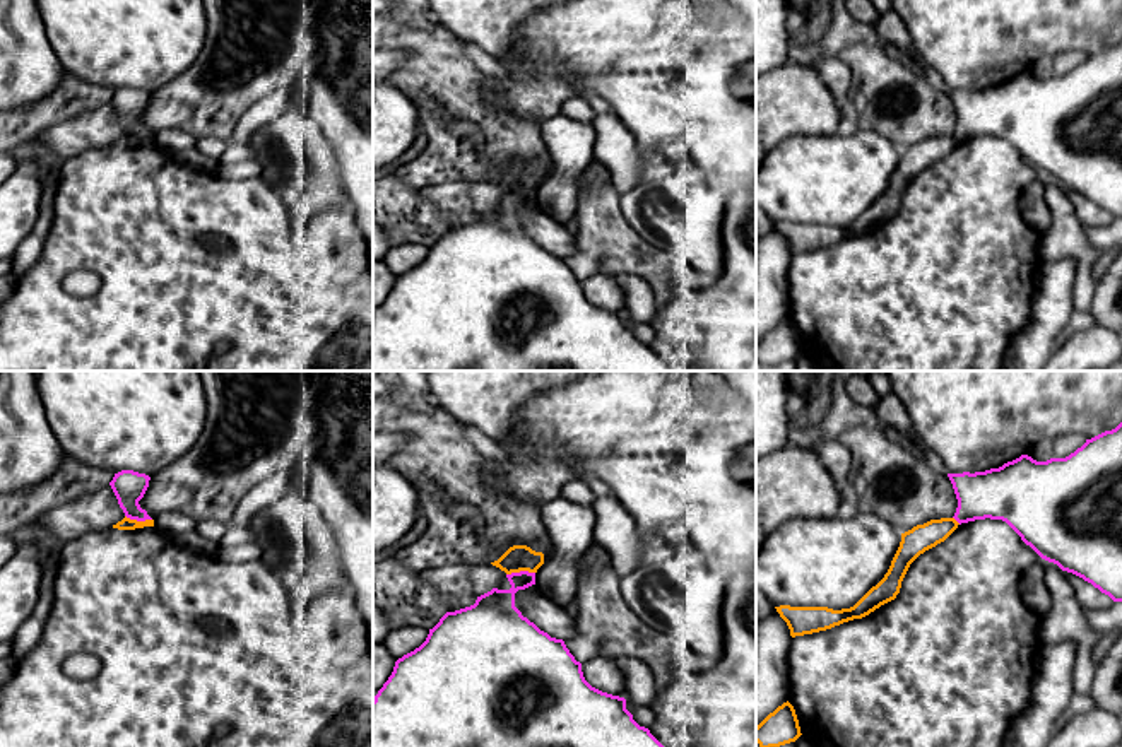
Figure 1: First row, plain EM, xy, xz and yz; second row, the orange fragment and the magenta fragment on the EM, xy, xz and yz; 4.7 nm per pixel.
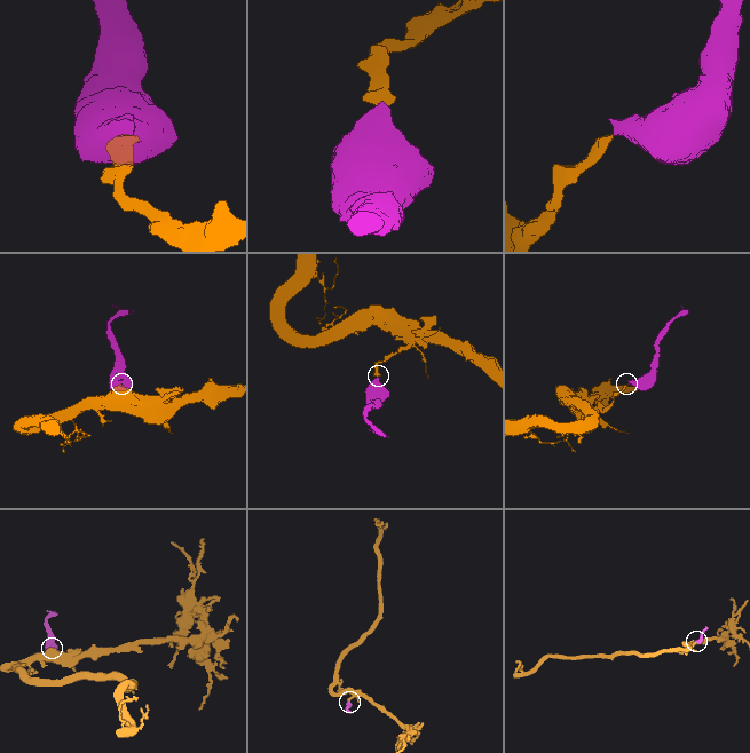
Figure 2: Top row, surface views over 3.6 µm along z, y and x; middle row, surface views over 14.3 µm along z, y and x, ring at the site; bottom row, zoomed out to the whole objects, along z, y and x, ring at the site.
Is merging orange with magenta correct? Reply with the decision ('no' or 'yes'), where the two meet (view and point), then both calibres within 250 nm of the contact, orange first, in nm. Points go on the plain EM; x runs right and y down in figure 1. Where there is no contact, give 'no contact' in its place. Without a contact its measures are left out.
no | xz (520, 187) | 130/220 nm

